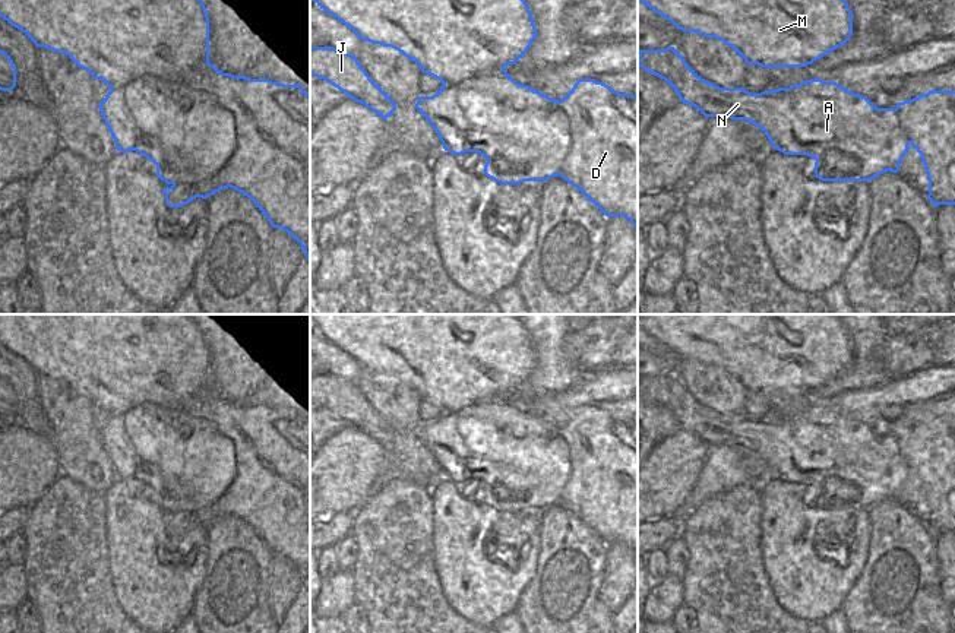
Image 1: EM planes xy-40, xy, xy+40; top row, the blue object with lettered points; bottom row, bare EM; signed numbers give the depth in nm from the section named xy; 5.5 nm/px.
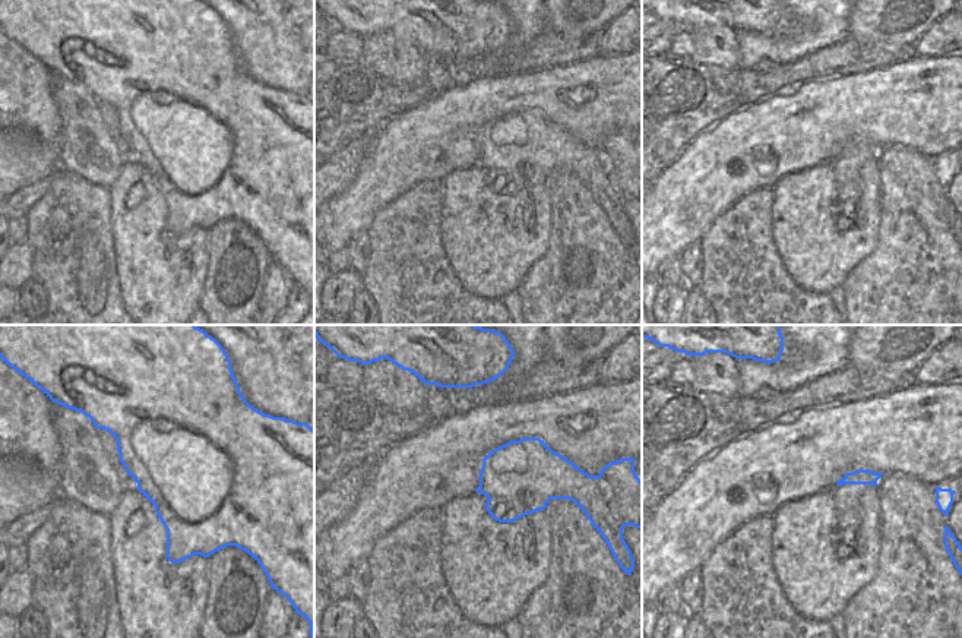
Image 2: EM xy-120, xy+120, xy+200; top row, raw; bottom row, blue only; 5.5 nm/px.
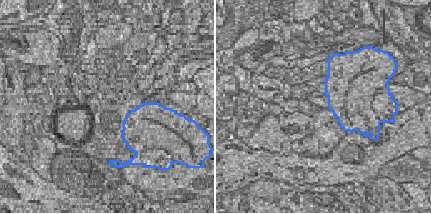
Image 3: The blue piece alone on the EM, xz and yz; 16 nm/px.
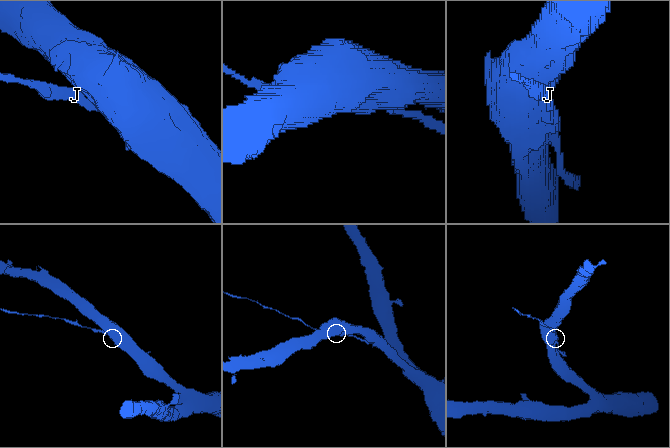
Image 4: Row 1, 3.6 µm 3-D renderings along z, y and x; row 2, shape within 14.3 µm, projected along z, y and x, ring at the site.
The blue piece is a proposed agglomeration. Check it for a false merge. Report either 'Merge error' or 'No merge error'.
Merge error.

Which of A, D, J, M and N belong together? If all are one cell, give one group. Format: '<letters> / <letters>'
A J N / D M

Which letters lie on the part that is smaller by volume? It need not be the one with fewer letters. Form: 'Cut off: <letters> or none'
Cut off: A, J, N

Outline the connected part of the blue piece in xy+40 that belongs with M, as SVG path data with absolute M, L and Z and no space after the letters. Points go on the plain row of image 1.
M638 314L638 326L683 360L717 365L747 392L804 395L845 371L853 341L837 314Z

